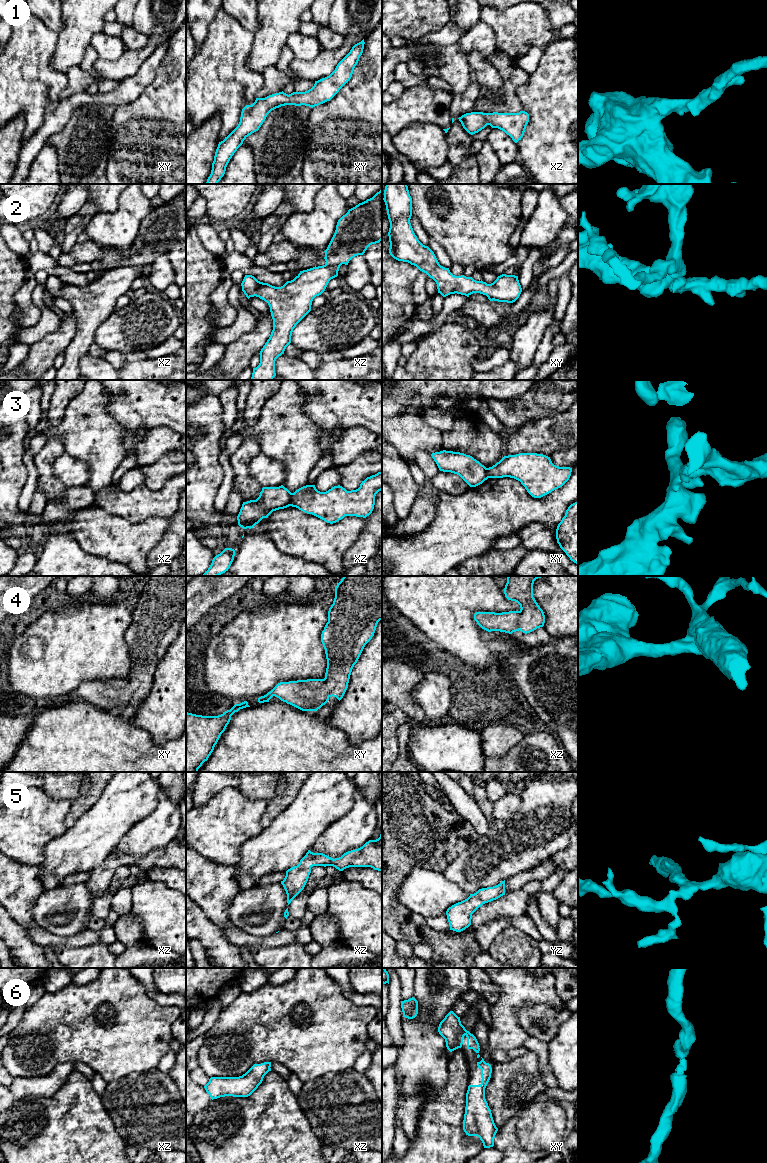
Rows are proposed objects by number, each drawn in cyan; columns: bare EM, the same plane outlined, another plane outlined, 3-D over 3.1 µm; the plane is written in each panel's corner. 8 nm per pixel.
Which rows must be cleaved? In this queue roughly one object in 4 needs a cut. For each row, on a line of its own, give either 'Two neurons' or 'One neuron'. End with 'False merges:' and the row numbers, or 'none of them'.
1: One neuron
2: One neuron
3: Two neurons
4: One neuron
5: One neuron
6: One neuron
False merges: 3

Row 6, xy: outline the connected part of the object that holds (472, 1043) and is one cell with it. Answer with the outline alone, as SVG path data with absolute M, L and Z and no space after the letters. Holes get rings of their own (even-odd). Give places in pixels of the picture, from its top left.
M450 1011L440 1022L439 1034L445 1039L447 1049L452 1052L462 1047L463 1038L467 1037L467 1048L479 1053L480 1046L476 1037L461 1024L460 1017Z

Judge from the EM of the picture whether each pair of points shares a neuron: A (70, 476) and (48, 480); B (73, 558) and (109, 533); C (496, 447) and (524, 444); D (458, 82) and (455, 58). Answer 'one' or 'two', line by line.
A: two
B: two
C: two
D: one

